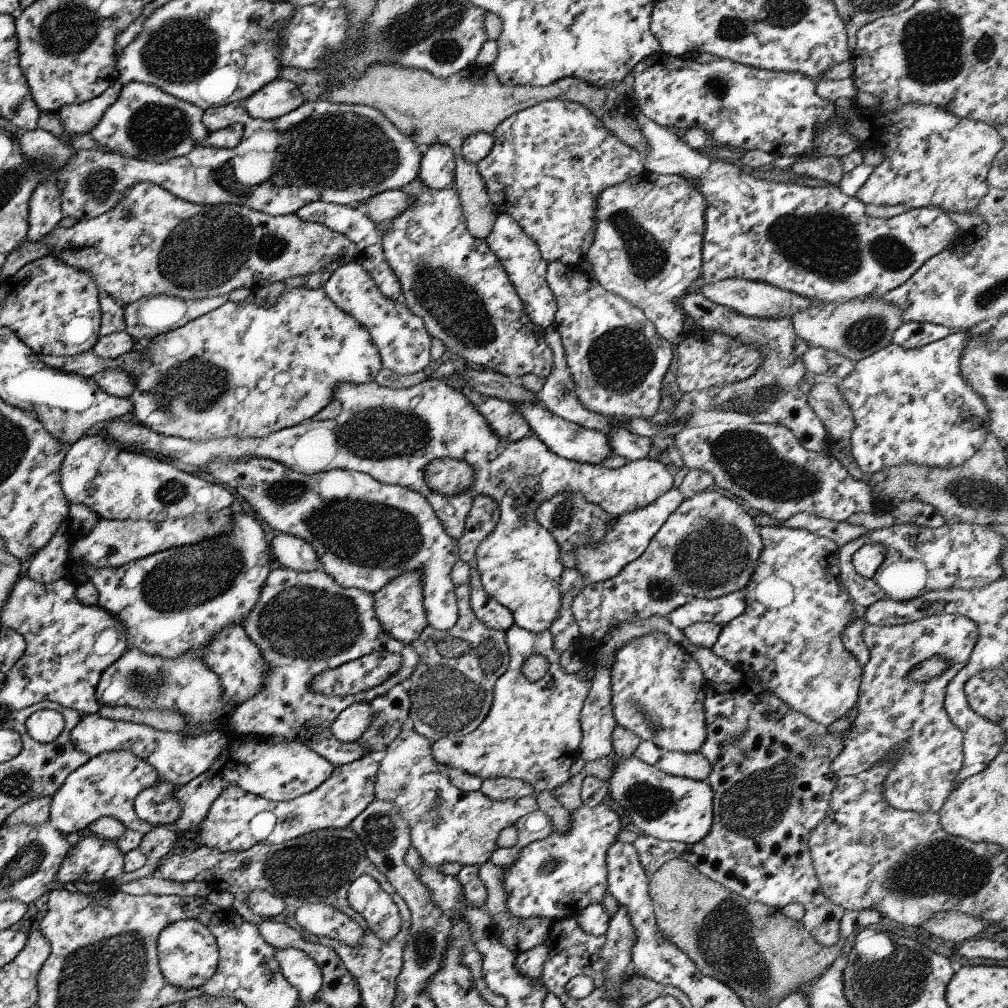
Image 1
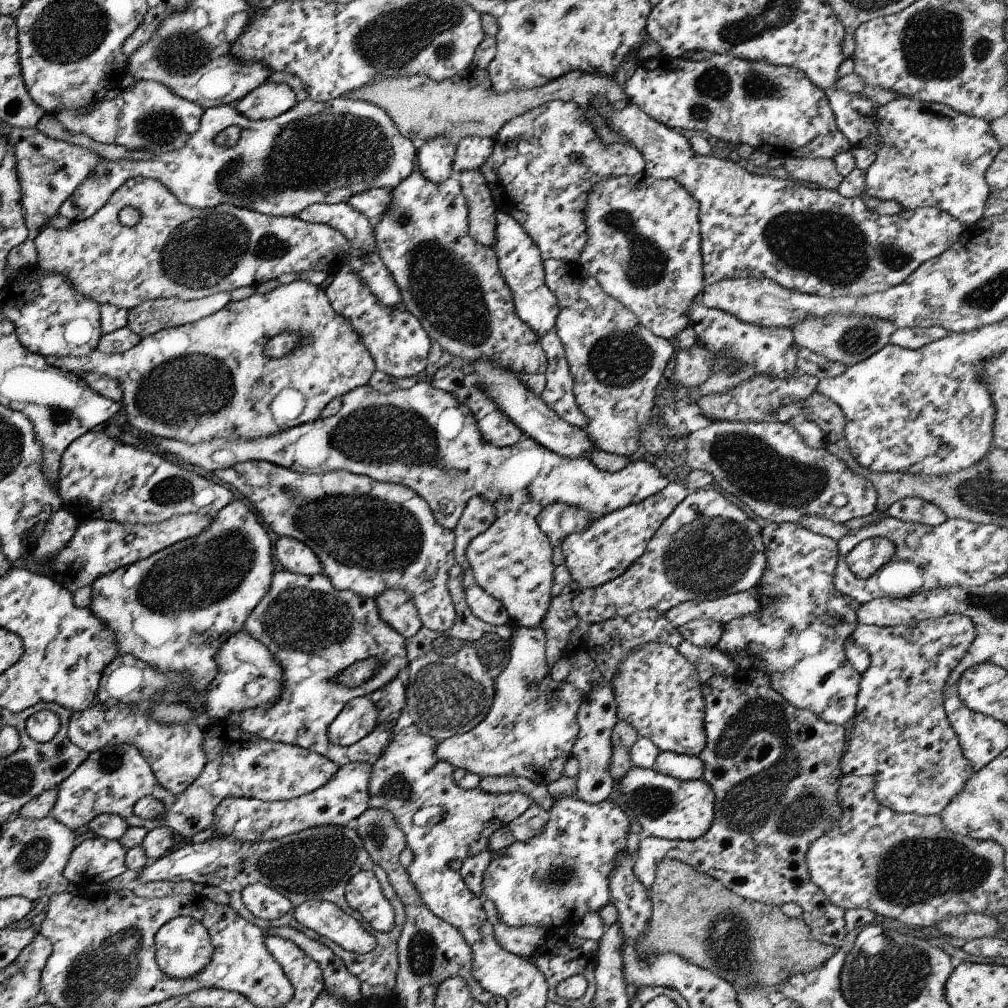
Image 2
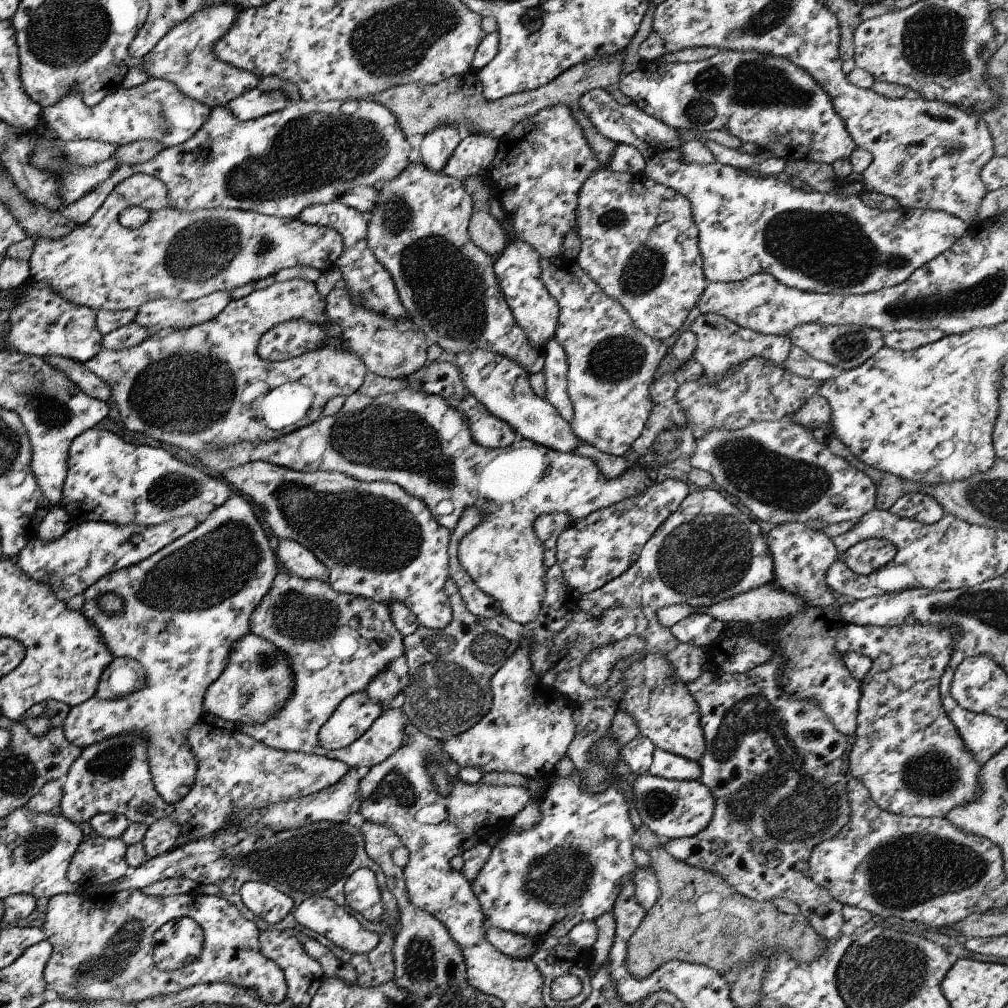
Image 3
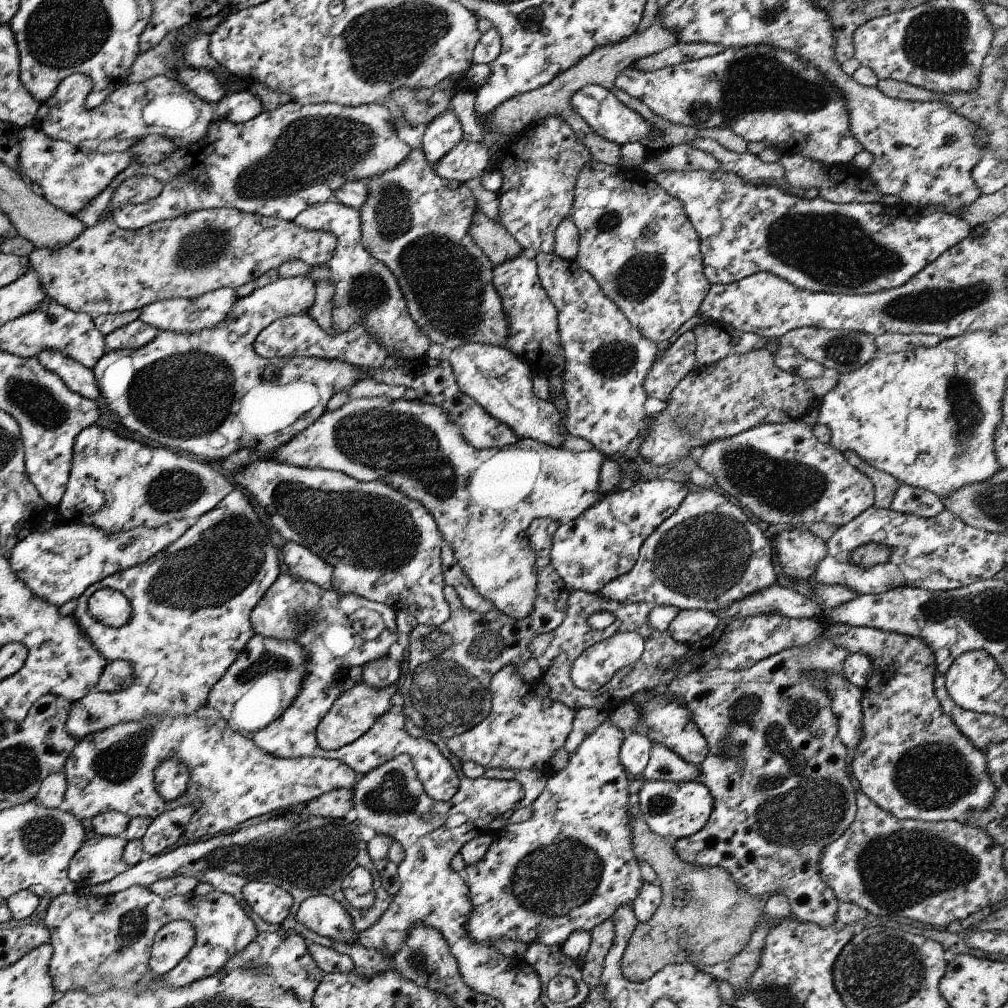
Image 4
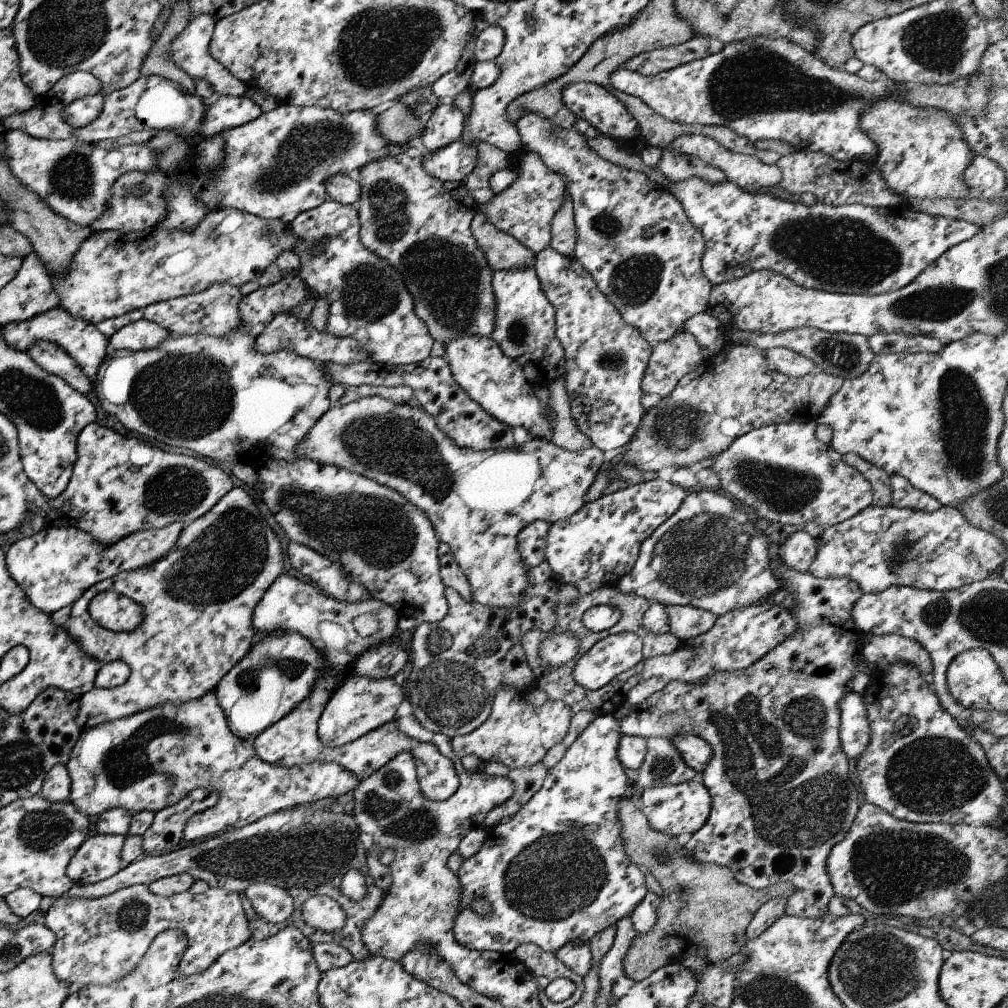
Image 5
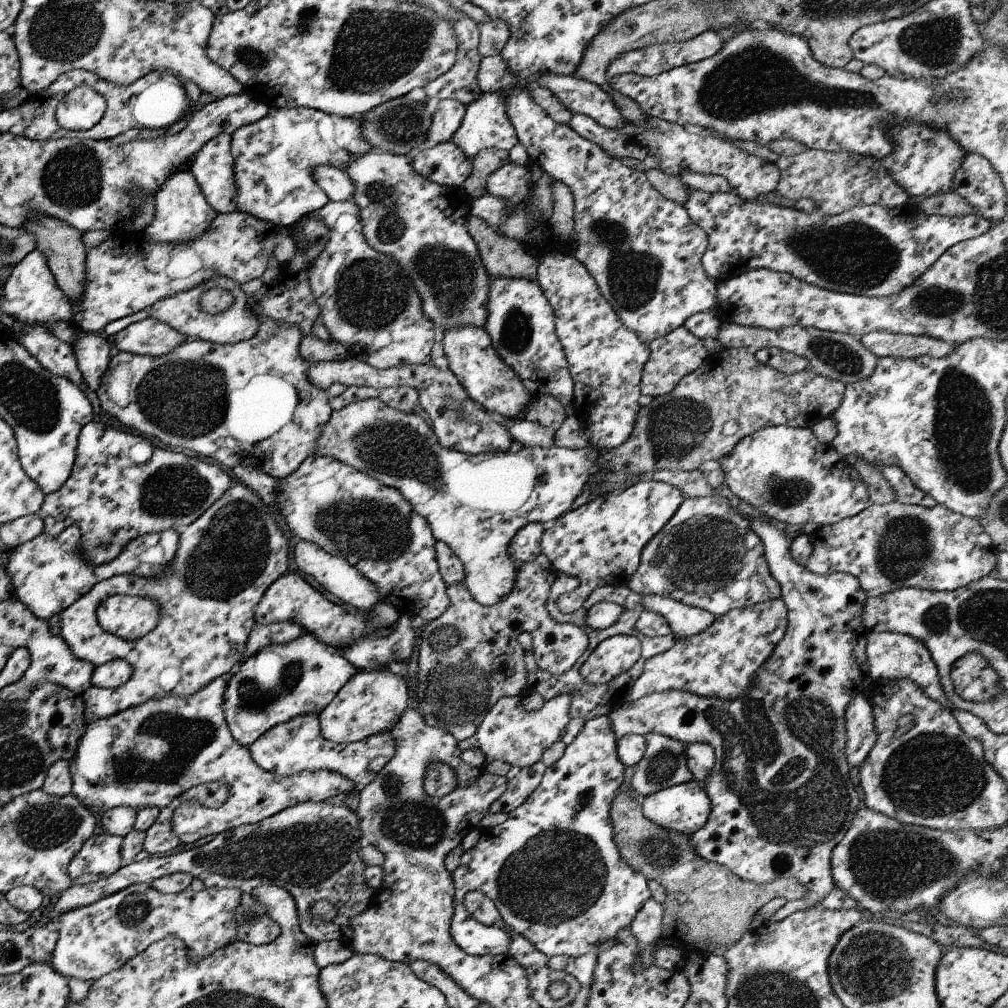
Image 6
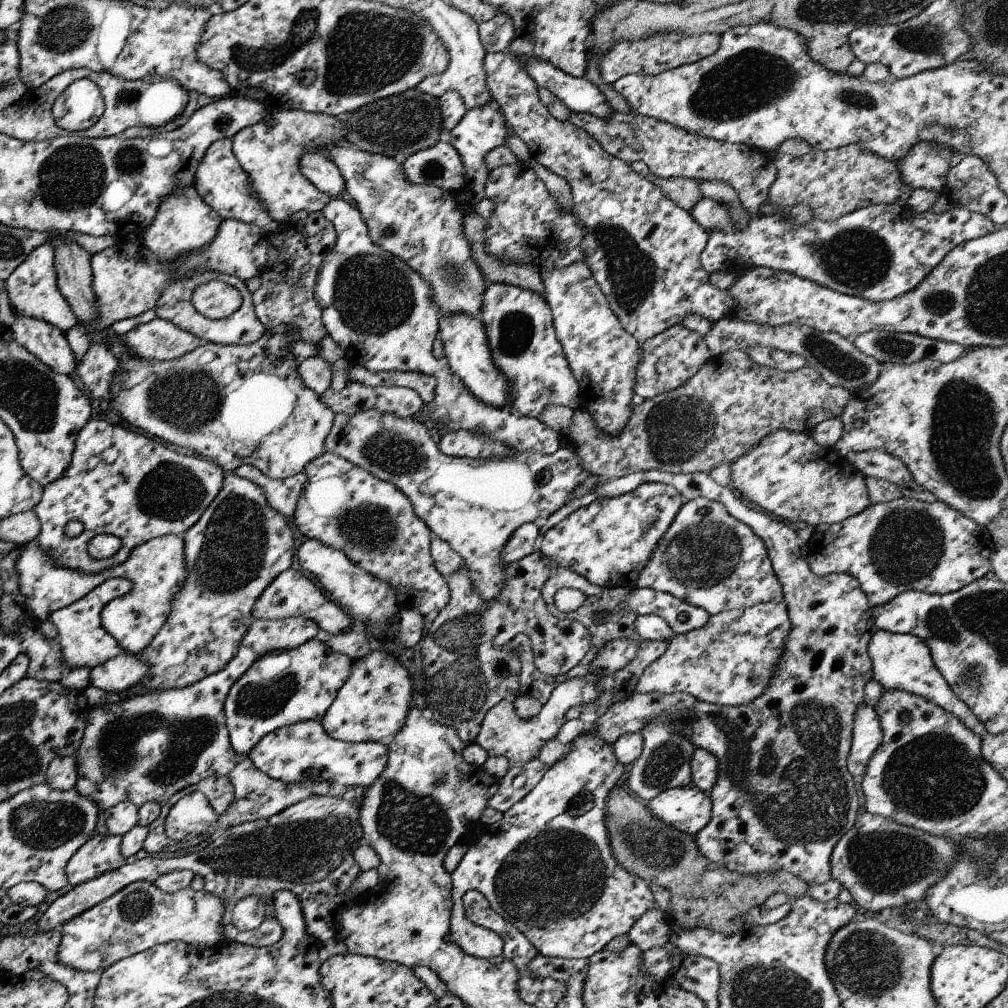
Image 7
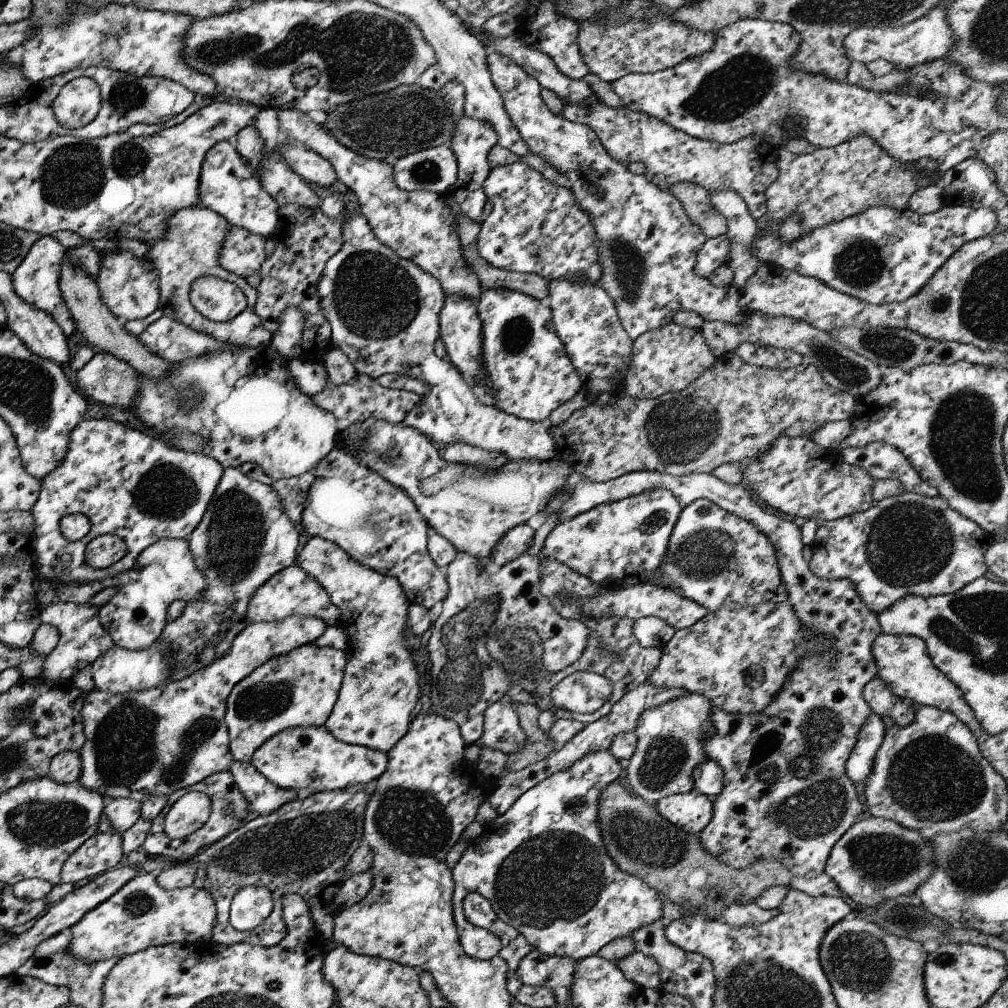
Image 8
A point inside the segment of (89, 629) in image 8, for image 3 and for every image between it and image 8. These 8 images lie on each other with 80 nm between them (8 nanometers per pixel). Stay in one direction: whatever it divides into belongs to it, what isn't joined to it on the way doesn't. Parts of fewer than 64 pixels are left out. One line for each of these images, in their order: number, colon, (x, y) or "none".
3: (184, 606)
4: (190, 604)
5: (197, 600)
6: (225, 560)
7: (83, 642)

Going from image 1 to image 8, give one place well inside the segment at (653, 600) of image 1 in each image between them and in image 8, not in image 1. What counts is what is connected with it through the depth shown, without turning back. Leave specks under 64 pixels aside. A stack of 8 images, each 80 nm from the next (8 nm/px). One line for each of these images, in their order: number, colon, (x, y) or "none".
2: (707, 548)
3: (707, 550)
4: (707, 554)
5: (707, 554)
6: (706, 555)
7: (707, 558)
8: (716, 559)

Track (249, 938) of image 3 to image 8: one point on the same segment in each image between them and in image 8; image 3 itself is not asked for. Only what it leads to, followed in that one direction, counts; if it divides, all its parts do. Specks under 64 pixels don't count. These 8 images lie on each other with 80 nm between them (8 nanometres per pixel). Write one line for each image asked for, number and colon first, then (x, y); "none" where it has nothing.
4: (102, 942)
5: (97, 941)
6: (93, 940)
7: (135, 918)
8: (141, 914)

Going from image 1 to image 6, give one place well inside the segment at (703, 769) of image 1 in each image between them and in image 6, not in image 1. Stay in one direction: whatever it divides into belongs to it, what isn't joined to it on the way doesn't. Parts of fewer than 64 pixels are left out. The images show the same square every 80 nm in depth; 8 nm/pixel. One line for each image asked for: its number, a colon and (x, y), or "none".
2: (682, 767)
3: (664, 764)
4: (663, 764)
5: (662, 765)
6: (663, 764)

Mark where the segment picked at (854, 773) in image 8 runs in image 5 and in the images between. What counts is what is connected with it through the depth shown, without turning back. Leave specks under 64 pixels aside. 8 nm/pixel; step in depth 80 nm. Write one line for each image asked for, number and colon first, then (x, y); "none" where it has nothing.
5: (853, 732)
6: (860, 735)
7: (866, 734)

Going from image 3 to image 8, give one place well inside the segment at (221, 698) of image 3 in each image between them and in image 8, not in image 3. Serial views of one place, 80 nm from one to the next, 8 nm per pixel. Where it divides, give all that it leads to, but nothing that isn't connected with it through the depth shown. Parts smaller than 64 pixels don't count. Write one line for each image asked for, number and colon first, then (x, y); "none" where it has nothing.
4: (263, 680)
5: (277, 673)
6: (278, 682)
7: (278, 689)
8: (298, 689)

